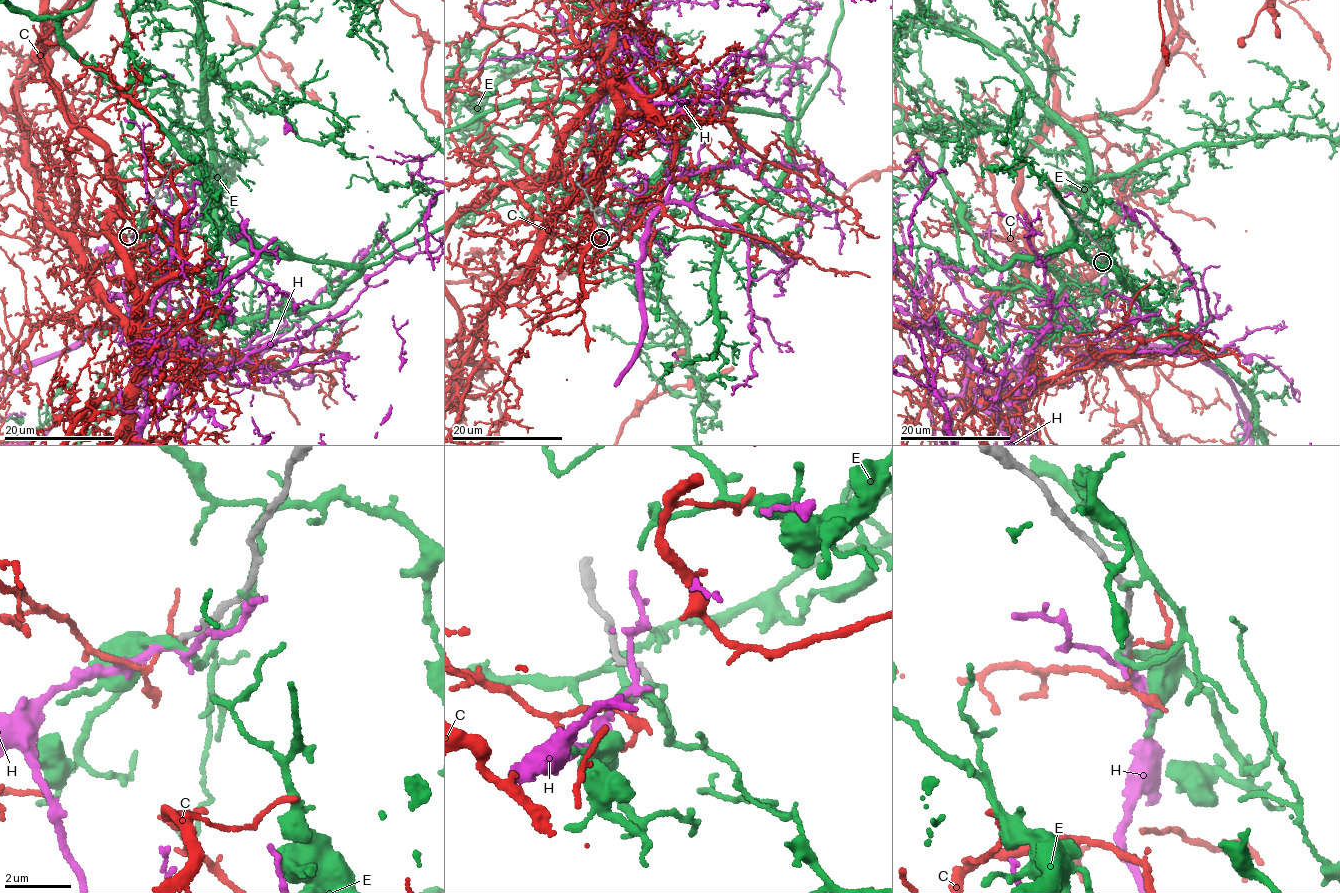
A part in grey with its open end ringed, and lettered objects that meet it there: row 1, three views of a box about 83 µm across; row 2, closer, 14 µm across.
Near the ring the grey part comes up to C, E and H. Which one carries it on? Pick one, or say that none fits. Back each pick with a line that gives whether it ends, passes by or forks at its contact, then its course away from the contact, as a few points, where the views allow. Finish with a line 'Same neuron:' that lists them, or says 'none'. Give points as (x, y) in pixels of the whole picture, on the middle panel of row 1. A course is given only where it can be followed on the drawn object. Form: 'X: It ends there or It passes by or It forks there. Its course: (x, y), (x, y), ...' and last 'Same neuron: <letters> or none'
H: It passes by
Same neuron: H

